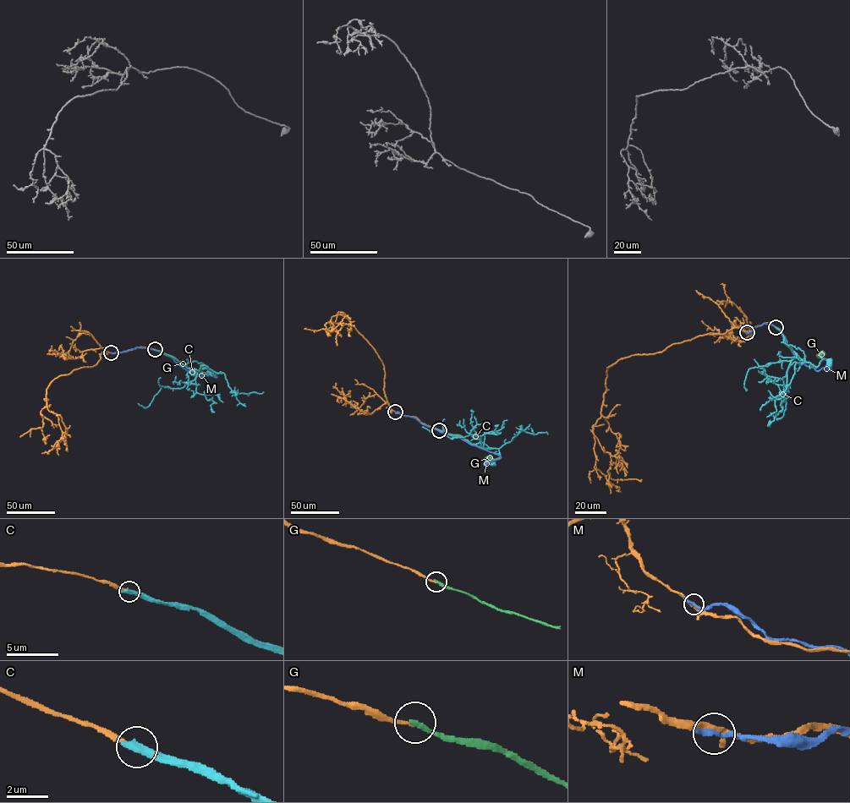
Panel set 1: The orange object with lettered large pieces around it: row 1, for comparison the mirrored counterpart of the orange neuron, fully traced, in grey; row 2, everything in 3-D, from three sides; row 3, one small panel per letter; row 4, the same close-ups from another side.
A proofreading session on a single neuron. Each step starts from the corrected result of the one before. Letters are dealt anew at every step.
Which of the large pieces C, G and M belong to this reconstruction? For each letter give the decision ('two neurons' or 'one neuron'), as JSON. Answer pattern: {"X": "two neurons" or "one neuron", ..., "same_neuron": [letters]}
{"C": "two neurons", "G": "two neurons", "M": "two neurons", "same_neuron": []}

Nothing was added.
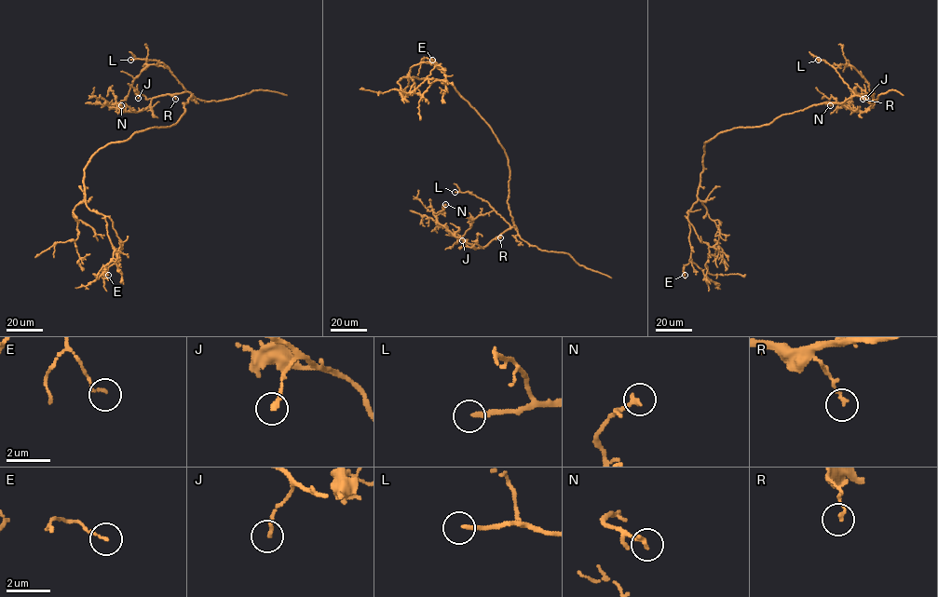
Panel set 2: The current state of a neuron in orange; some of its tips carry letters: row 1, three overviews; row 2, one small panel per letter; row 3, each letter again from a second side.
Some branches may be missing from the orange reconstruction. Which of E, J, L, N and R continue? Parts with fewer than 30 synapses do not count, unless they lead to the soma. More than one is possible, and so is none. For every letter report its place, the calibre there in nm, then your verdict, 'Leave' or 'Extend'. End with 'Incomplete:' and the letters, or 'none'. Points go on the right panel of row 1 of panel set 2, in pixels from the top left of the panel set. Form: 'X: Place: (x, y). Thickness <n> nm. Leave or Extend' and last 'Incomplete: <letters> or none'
E: Place: (685, 275). Thickness 120 nm. Leave
J: Place: (865, 98). Thickness 180 nm. Leave
L: Place: (818, 60). Thickness 180 nm. Extend
N: Place: (830, 105). Thickness 220 nm. Leave
R: Place: (863, 99). Thickness 130 nm. Leave
Incomplete: L

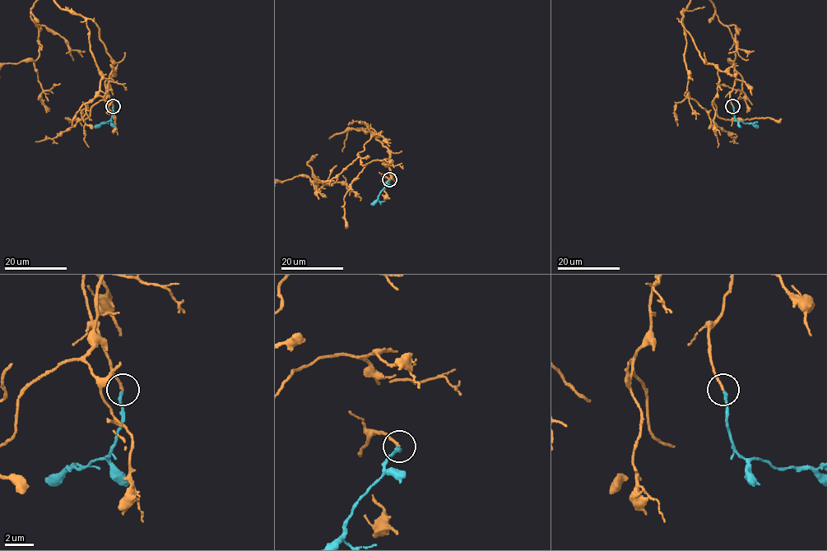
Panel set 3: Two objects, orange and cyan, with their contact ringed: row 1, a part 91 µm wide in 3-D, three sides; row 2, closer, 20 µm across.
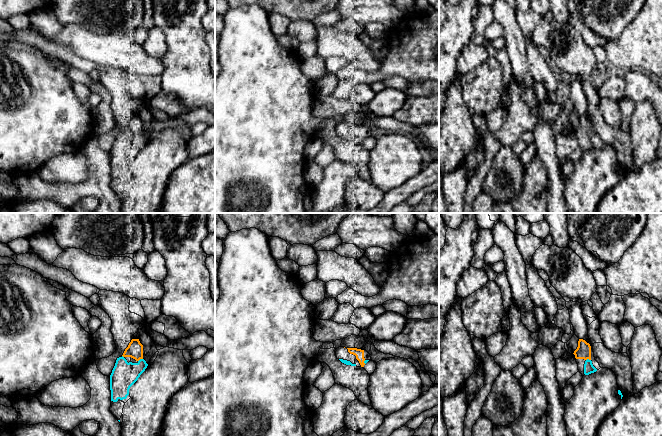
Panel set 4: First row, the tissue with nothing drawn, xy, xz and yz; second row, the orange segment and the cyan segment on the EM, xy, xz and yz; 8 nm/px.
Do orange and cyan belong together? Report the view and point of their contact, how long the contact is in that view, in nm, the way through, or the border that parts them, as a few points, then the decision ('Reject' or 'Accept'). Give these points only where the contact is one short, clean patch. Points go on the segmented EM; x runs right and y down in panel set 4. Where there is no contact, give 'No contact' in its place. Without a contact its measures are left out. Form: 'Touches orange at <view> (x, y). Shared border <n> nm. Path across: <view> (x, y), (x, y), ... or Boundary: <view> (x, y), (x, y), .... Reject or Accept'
Touches orange at xy (140, 358). Shared border 50 nm. Accept

